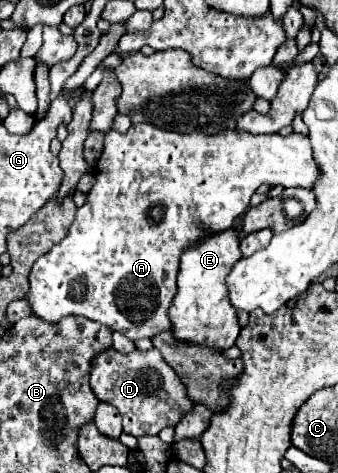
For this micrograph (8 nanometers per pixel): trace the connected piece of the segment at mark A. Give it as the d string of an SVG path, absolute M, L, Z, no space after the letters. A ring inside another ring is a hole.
M134 124L130 126L128 132L120 134L116 130L108 130L104 136L104 150L102 156L94 168L96 182L92 190L86 194L86 204L76 210L76 218L68 230L68 234L36 264L32 266L30 272L30 292L26 294L26 300L32 304L32 312L40 316L46 322L58 322L62 316L86 316L90 320L102 322L104 326L122 332L130 340L140 340L140 338L152 338L158 332L170 330L170 318L168 318L168 308L172 304L174 292L176 292L176 274L178 274L178 264L180 264L180 254L184 248L194 244L202 232L220 232L226 230L234 224L234 220L246 212L252 194L260 184L270 184L270 186L302 186L302 188L314 188L314 182L318 180L318 164L314 164L310 140L304 134L290 134L290 136L280 136L280 134L250 134L250 132L240 132L240 130L230 130L230 132L220 132L214 136L202 134L202 132L192 132L192 134L178 134L178 132L166 132L160 128L154 128L152 124Z

